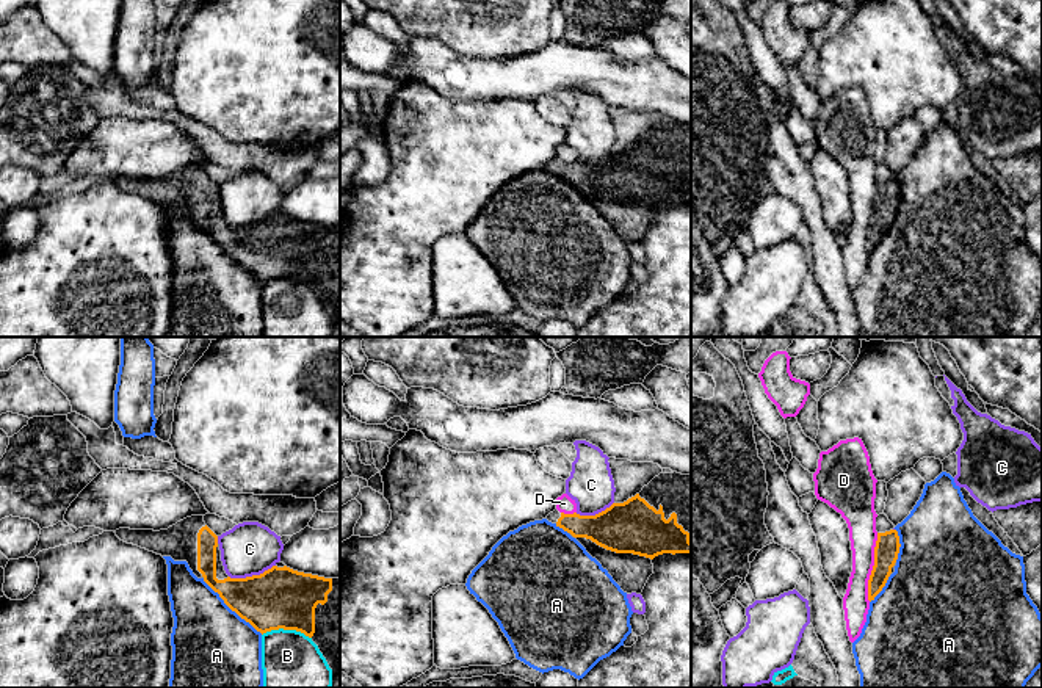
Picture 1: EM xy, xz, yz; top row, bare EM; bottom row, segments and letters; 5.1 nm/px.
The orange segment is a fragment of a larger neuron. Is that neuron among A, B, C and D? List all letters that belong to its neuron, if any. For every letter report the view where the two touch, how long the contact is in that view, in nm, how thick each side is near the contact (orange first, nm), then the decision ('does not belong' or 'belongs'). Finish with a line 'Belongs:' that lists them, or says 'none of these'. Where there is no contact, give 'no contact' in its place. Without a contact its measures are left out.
A: meets orange in xy; contact 420 nm long; 320 nm thick on the orange side, 460 nm on the other; does not belong
B: meets orange in xy; contact 260 nm long; 320 nm thick on the orange side, 340 nm on the other; does not belong
C: meets orange in xy; contact 240 nm long; 320 nm thick on the orange side, 280 nm on the other; does not belong
D: meets orange in yz; contact 360 nm long; 130 nm thick on the orange side, 150 nm on the other; does not belong
Belongs: none of these

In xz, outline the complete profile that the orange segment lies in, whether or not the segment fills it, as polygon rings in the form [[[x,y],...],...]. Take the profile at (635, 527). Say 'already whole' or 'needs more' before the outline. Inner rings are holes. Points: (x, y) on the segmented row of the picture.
needs more; [[[661,472],[635,497],[613,503],[595,516],[564,514],[555,509],[545,519],[575,538],[624,592],[641,594],[653,574],[655,556],[691,553],[691,475]]]

